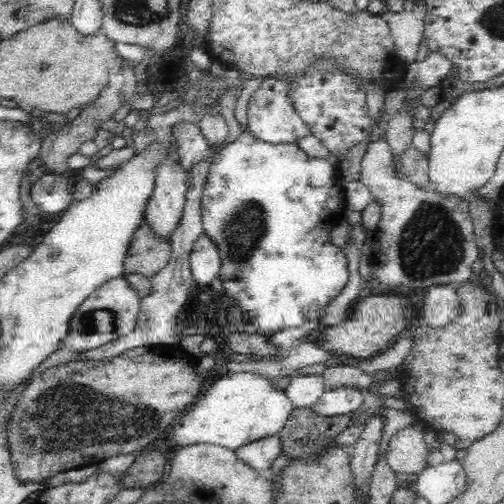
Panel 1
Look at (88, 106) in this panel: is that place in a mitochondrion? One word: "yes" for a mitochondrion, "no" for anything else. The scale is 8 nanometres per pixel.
no

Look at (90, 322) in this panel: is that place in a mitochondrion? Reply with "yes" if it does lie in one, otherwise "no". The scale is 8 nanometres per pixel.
yes

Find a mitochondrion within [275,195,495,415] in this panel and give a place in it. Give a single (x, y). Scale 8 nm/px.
(431, 244)

